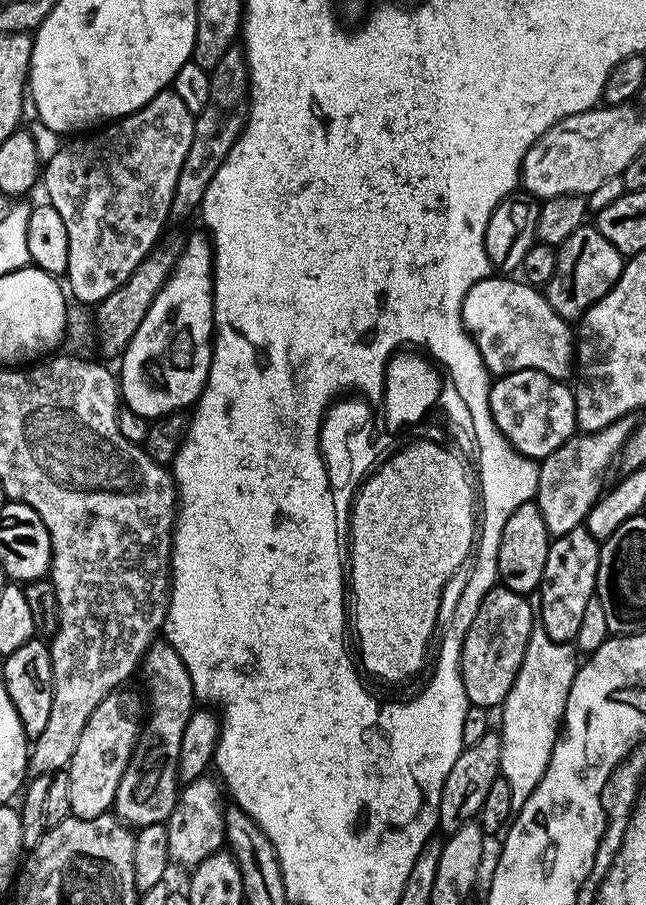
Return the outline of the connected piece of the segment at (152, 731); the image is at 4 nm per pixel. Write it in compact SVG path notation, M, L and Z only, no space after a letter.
M158 638L145 650L138 672L144 675L152 713L148 716L148 725L139 729L136 748L122 774L122 782L118 782L114 805L114 815L136 830L164 824L170 818L182 787L178 774L182 734L186 731L186 722L190 722L198 707L186 662L178 658L174 646L170 646L167 640Z

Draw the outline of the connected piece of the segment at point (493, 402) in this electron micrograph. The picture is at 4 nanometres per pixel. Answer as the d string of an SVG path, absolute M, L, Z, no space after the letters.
M518 370L491 381L490 414L498 430L521 456L539 462L577 435L576 392L568 386L565 381L550 378L550 374L538 370Z

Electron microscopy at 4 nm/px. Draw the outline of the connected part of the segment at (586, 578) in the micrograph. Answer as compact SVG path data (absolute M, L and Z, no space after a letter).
M583 526L570 530L570 534L557 536L549 543L546 554L546 570L542 574L542 582L538 591L541 594L542 626L545 627L546 634L556 643L575 641L586 606L589 605L591 598L595 597L600 546L601 541L596 540L594 534L590 534L590 530Z

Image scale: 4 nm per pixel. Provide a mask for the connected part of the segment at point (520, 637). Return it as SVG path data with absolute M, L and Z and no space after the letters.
M497 586L482 598L478 614L472 617L474 623L464 639L460 659L462 686L466 686L466 698L471 707L492 710L503 705L514 686L514 678L518 678L522 658L526 658L532 628L531 608L525 593Z

